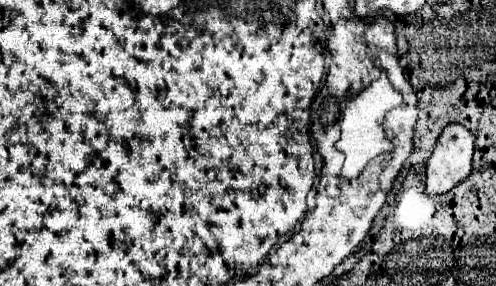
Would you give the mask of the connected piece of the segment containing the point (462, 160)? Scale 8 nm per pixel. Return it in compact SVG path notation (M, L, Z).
M449 124L427 162L427 188L429 196L445 194L471 174L471 160L475 150L475 134L461 124Z

